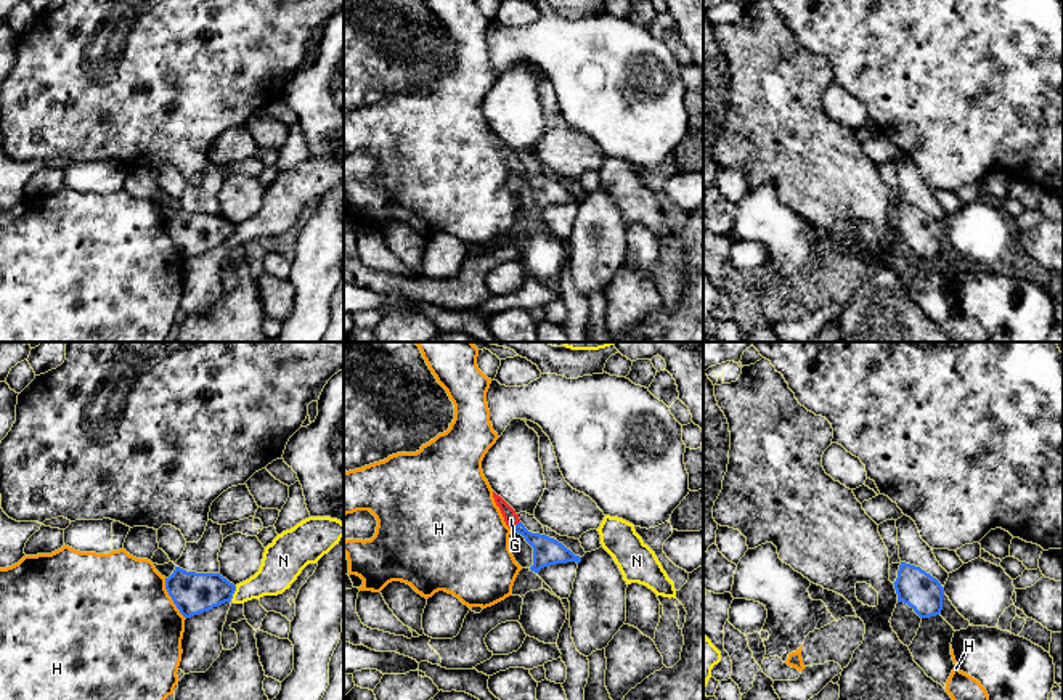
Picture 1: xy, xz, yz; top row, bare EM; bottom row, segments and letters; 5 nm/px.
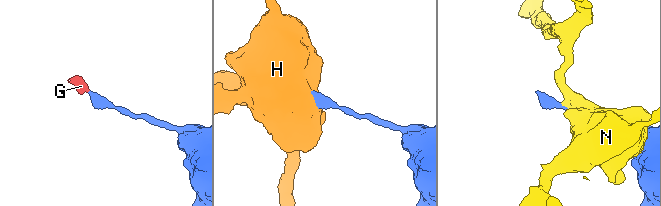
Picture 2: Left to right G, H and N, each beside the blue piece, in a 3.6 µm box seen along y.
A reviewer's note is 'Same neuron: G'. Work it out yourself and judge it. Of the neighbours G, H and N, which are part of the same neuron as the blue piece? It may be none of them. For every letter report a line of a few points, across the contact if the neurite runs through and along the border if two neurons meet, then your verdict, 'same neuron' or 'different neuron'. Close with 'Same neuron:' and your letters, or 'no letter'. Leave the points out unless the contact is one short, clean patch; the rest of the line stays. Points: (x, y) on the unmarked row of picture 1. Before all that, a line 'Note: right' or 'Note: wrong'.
Note: right
G: line xz (546, 191), (516, 166), (511, 159); same neuron
H: different neuron
N: different neuron
Same neuron: G

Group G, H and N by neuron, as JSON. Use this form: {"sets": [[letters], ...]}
{"sets": [["G"], ["H"], ["N"]]}

